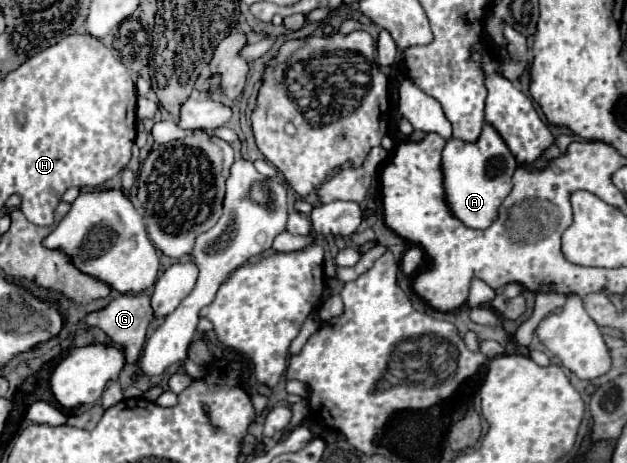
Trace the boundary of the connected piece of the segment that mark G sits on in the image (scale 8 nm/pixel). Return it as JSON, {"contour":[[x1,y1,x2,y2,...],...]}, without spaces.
{"contour":[[141,293,141,295,121,295,121,297,113,299,107,307,87,313,81,323,89,325,89,327,103,329,109,339,124,346,127,365,135,365,139,355,141,355,141,349,145,343,145,331,147,331,151,321,153,321,153,311,151,311,149,297,145,293]]}

